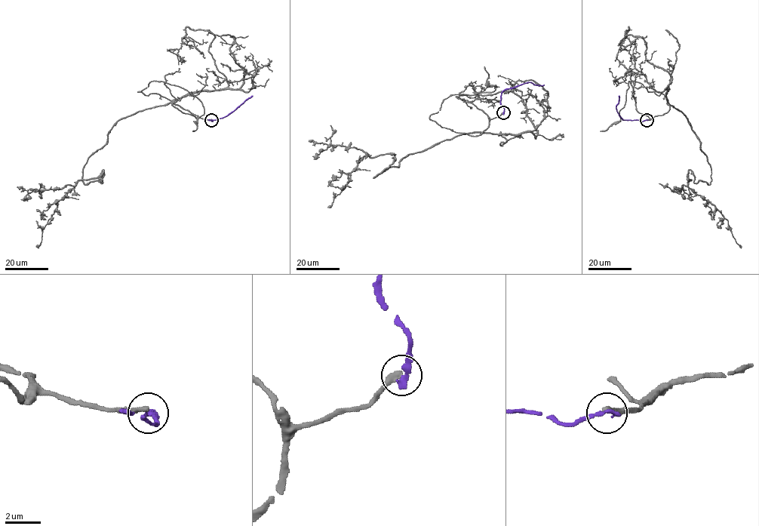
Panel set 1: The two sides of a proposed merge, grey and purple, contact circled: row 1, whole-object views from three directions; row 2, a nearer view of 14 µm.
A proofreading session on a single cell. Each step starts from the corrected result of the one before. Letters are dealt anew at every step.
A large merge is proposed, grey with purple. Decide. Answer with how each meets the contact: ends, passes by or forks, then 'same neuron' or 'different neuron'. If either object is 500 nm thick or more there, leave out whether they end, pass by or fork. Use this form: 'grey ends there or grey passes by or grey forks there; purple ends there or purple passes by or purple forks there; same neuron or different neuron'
grey ends there; purple ends there; different neuron

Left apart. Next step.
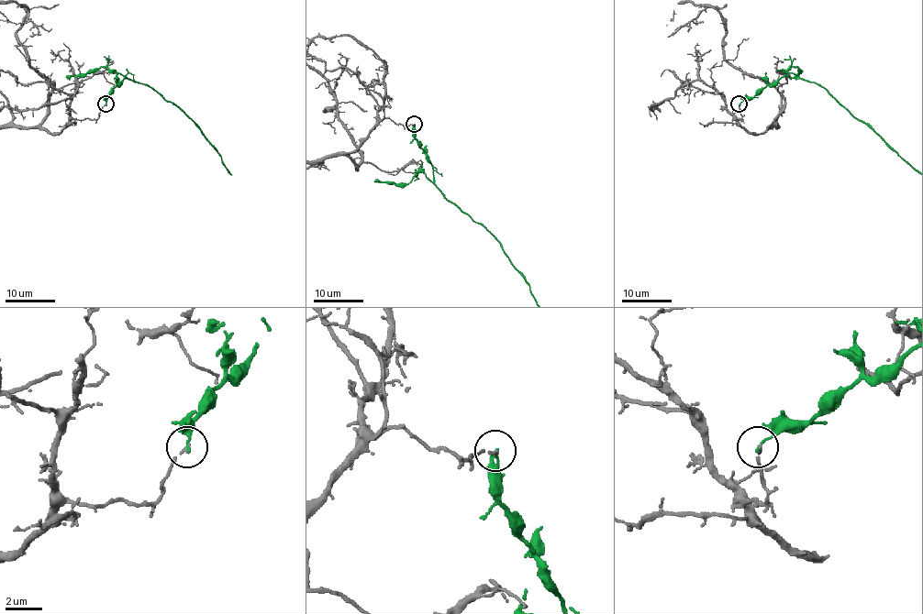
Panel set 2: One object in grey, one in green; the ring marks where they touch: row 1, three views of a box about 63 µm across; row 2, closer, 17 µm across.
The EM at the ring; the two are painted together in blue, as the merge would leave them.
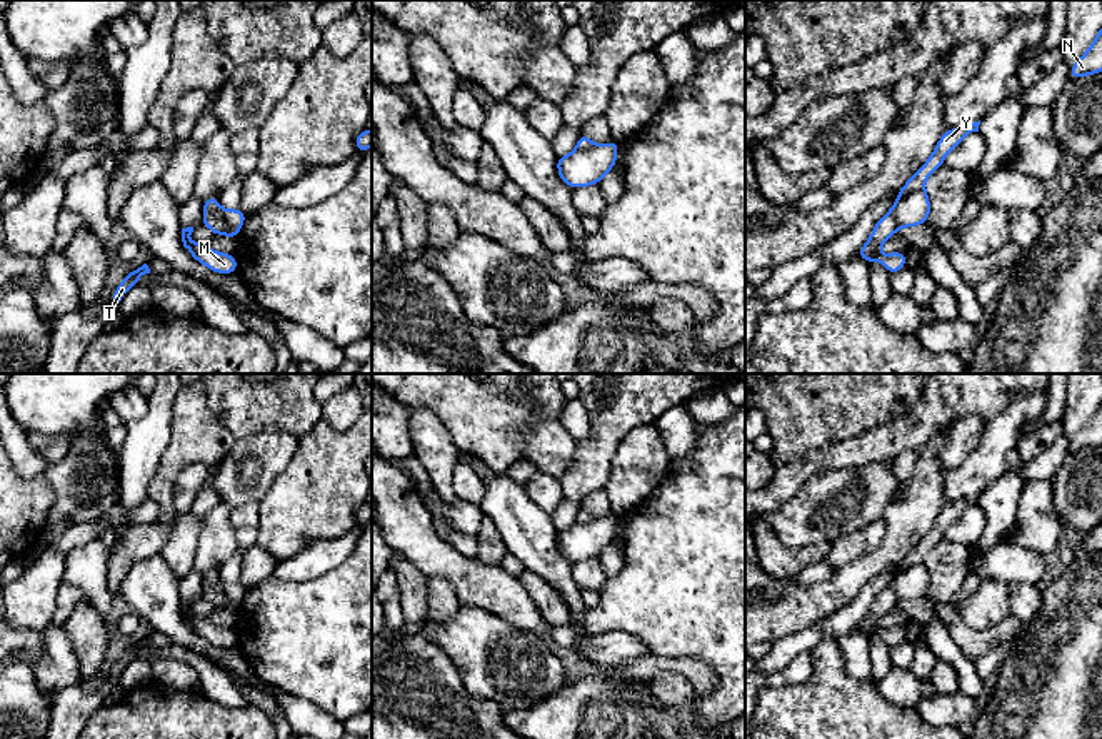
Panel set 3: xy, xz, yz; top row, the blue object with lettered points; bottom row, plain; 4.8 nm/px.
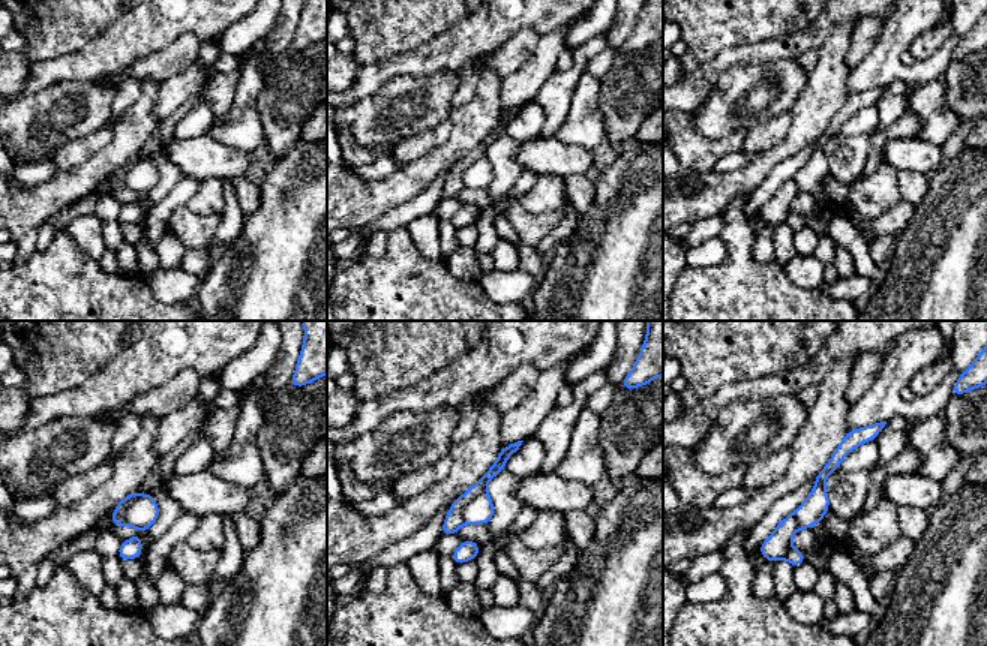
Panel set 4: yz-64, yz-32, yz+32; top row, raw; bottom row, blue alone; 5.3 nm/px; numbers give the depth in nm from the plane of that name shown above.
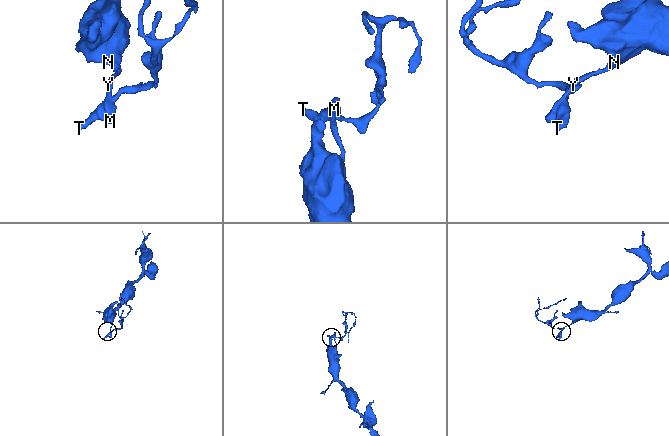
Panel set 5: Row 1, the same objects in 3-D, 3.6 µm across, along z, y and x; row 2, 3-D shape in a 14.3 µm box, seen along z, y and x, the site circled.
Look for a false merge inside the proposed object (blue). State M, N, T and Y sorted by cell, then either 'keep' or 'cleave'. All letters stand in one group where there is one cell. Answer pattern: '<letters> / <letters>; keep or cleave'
M T / N Y; cleave

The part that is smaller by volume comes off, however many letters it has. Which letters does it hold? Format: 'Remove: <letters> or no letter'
Remove: M, T

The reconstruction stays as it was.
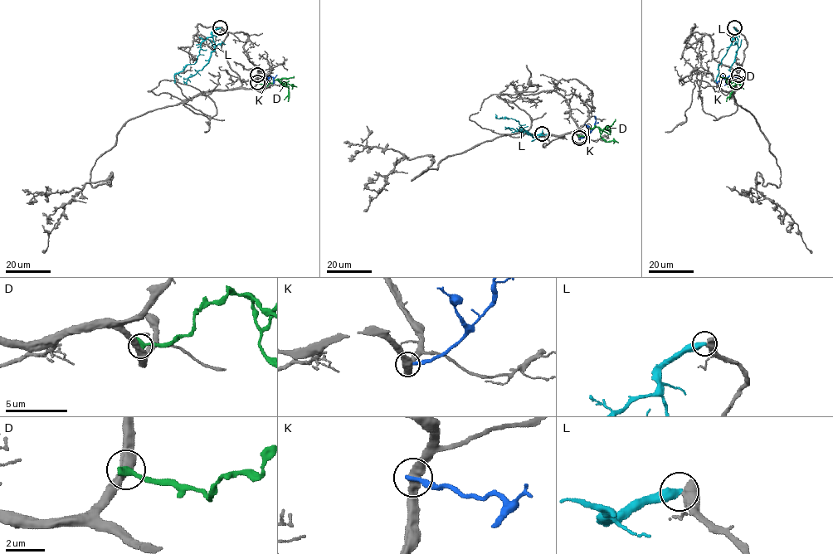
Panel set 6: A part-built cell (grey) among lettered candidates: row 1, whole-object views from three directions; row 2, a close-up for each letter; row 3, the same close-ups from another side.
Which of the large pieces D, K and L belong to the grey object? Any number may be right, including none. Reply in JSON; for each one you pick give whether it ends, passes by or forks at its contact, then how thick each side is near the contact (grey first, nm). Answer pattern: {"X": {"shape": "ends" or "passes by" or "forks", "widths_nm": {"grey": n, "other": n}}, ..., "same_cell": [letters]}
{"same_cell": []}

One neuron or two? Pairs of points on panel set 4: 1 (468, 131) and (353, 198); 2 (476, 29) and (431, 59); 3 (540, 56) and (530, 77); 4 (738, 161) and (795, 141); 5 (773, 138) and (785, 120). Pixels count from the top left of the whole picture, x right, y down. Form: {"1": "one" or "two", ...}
{"1": "one", "2": "one", "3": "one", "4": "two", "5": "one"}

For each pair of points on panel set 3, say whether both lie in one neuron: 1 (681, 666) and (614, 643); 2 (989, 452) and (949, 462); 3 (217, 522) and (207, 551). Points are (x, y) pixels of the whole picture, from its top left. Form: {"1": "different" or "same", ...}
{"1": "different", "2": "different", "3": "same"}

